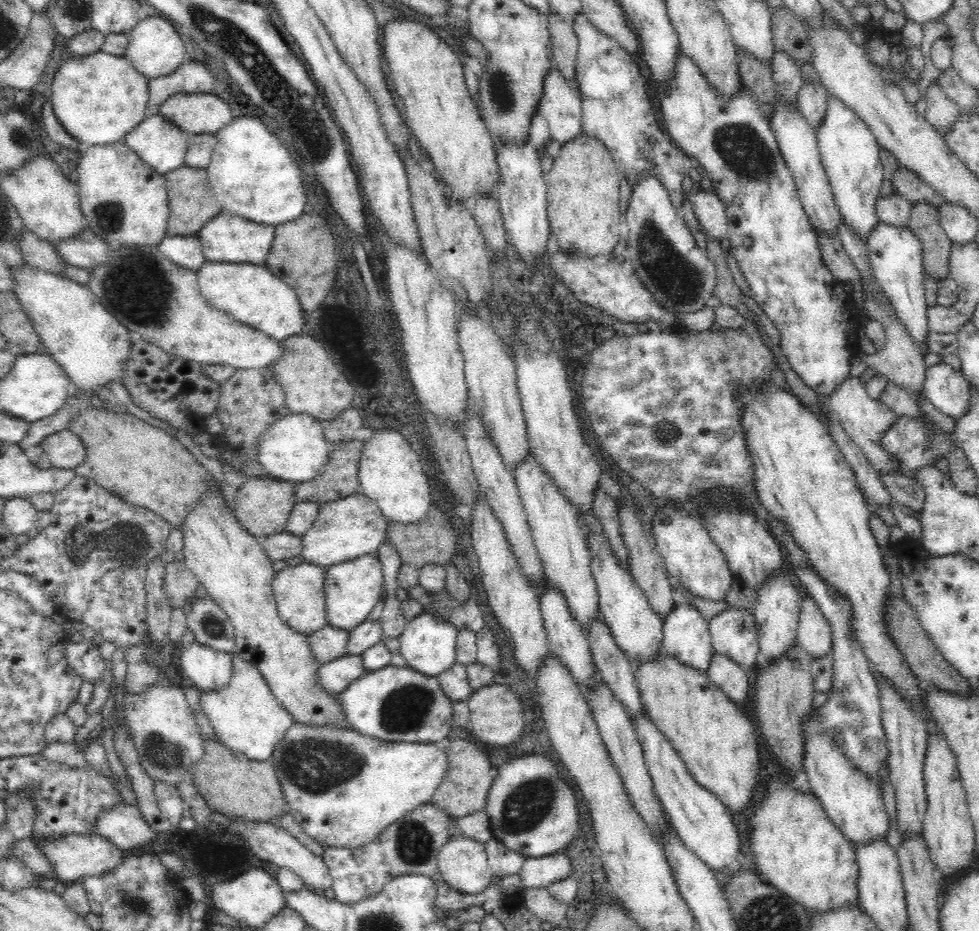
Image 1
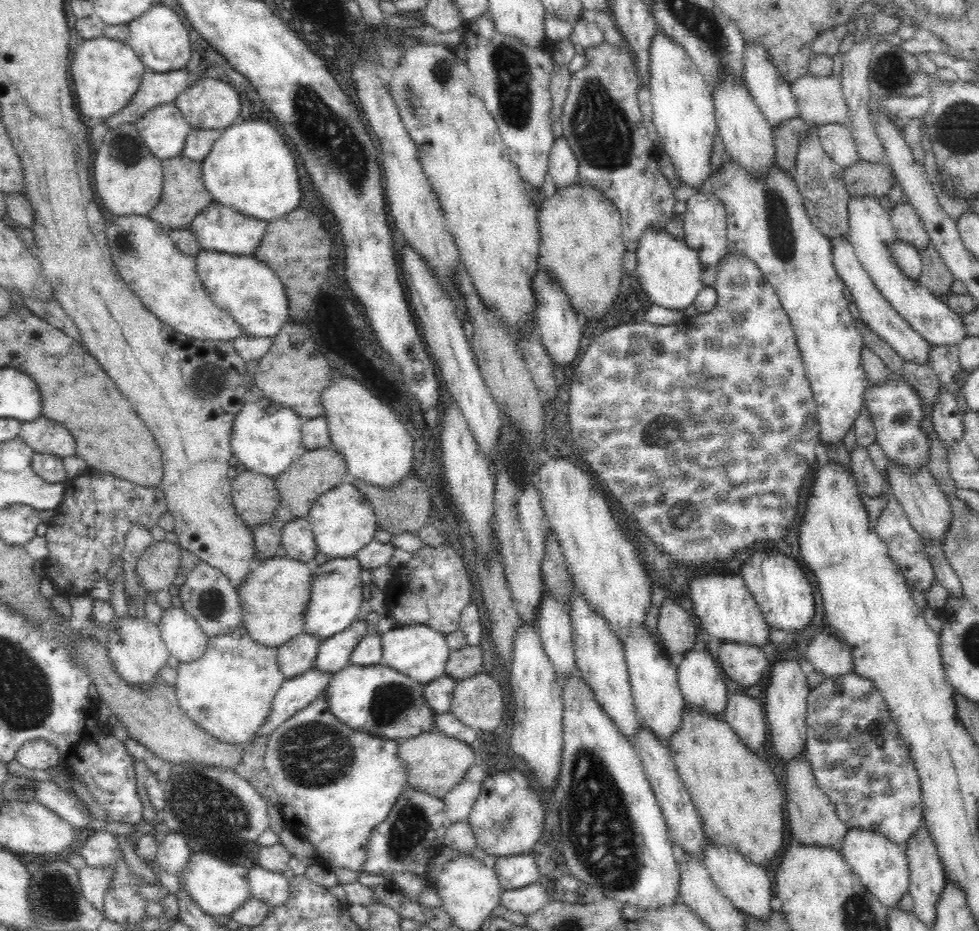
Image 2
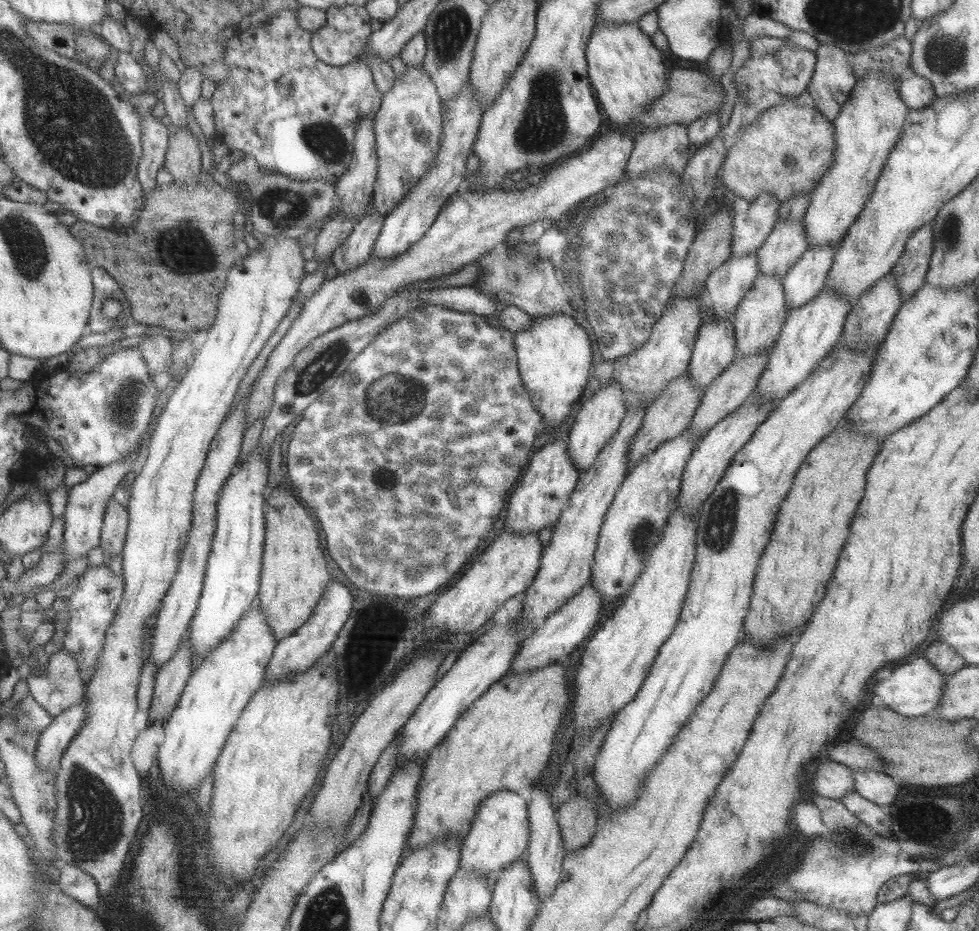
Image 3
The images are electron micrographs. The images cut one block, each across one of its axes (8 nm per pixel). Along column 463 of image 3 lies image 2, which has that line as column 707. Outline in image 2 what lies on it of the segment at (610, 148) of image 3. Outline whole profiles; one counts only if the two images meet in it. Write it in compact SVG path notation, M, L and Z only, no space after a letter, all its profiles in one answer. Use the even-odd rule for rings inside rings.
M701 189L687 200L687 209L682 215L685 237L684 241L698 252L704 268L718 265L729 253L727 247L727 223L724 205L712 193Z

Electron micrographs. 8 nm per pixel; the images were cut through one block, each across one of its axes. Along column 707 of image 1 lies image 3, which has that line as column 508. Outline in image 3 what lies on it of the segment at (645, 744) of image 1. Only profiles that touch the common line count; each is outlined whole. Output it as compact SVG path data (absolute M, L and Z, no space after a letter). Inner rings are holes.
M510 790L493 792L475 811L473 822L464 836L458 869L475 871L479 875L501 871L505 866L524 856L528 846L528 808L525 794Z

